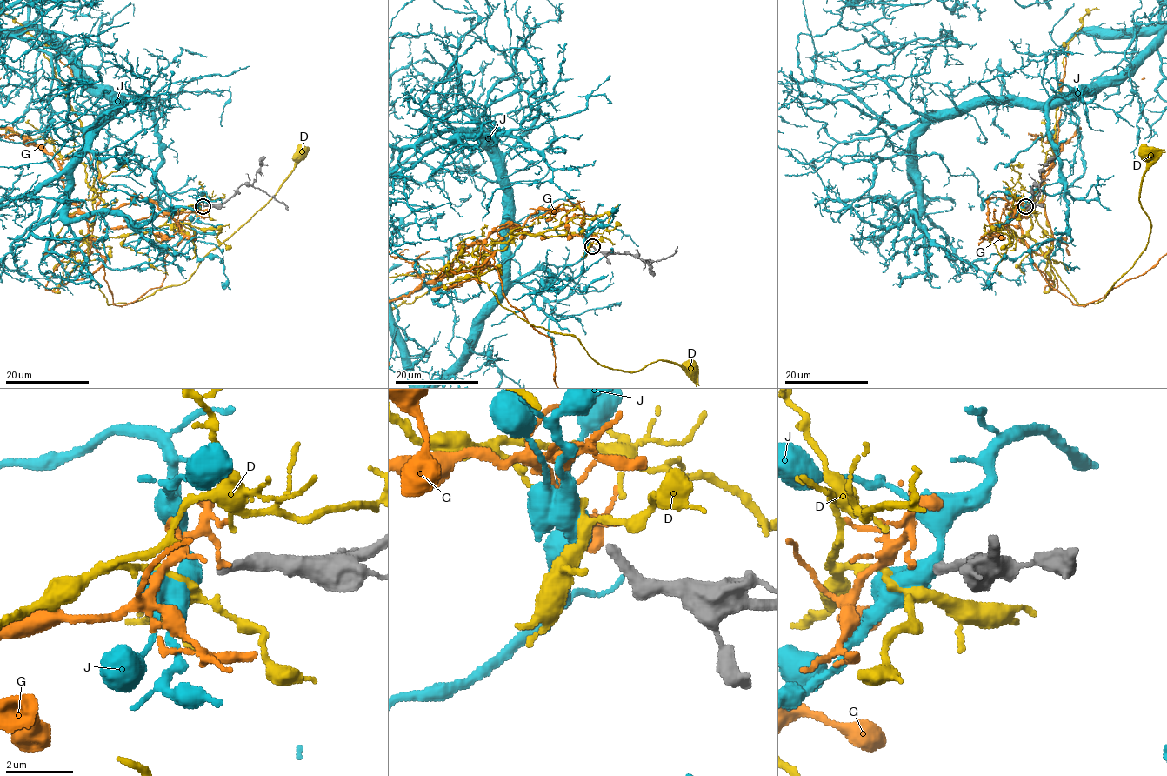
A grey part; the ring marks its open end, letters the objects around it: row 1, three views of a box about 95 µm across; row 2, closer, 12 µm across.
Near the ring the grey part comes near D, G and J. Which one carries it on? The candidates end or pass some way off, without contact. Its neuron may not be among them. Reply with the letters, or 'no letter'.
no letter

